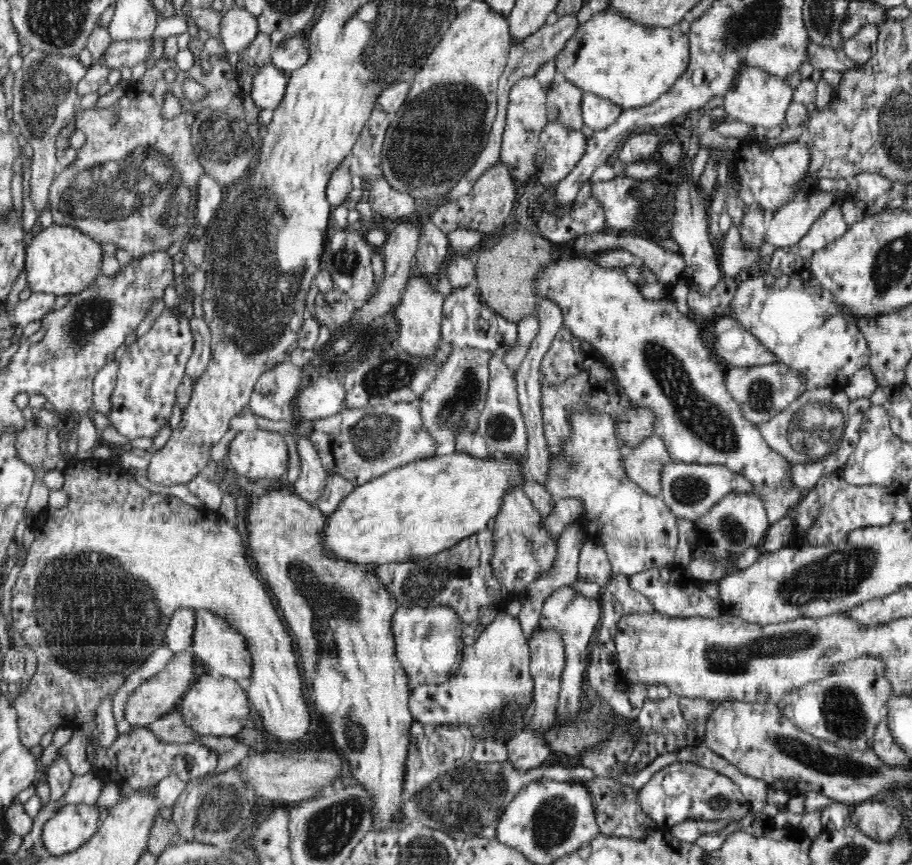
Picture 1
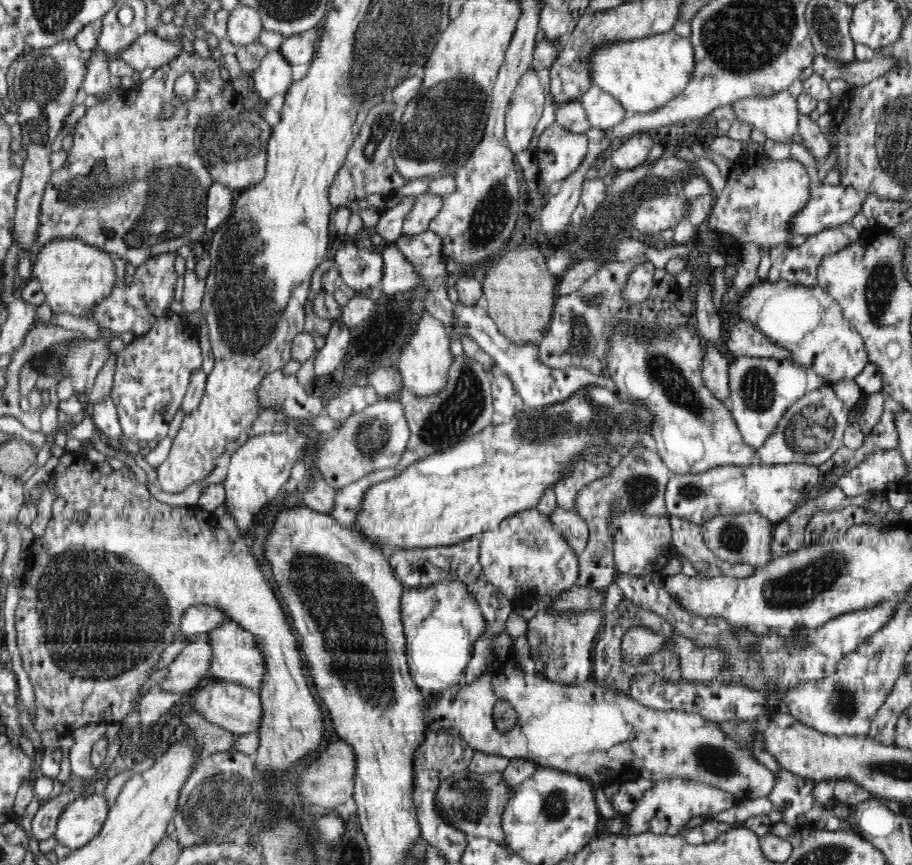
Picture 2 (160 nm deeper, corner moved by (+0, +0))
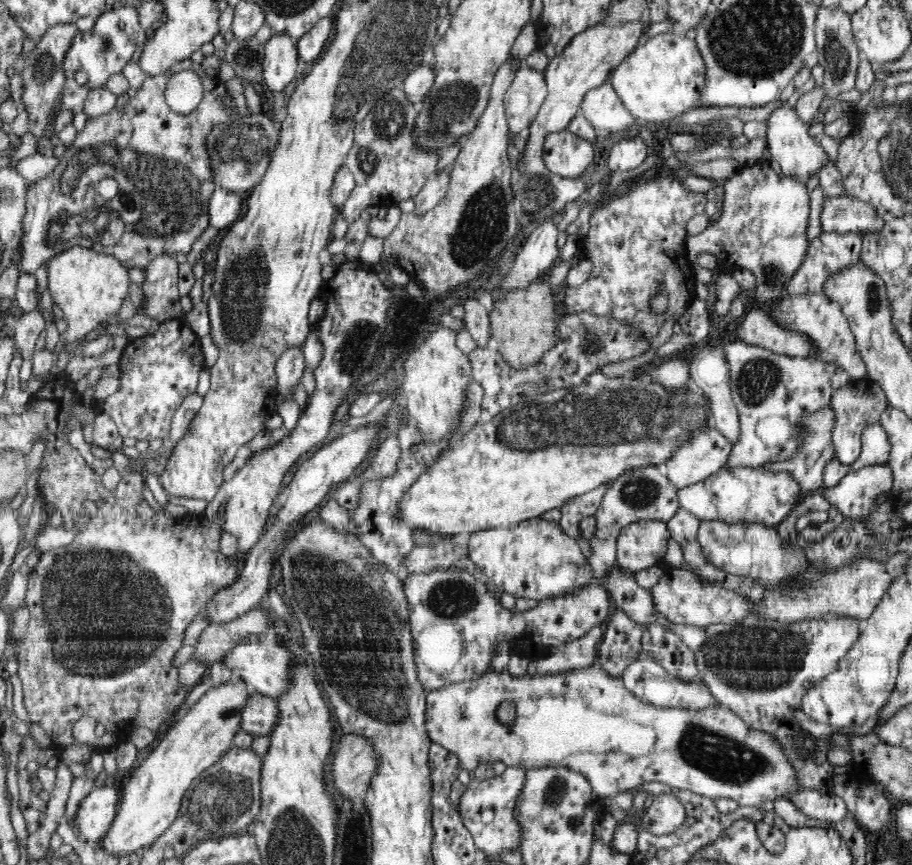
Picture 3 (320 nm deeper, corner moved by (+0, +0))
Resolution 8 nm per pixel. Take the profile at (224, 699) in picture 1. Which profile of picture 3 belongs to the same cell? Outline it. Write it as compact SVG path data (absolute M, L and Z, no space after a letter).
M250 690L240 713L240 728L253 736L268 736L278 722L278 703L272 697Z

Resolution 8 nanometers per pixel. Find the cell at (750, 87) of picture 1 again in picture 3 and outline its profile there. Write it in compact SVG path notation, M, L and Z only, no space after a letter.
M782 105L776 109L765 121L767 148L771 156L778 162L781 172L786 175L797 175L802 182L808 182L812 174L818 174L830 161L830 156L824 147L821 147L818 139L808 133L809 124L805 123L795 109Z

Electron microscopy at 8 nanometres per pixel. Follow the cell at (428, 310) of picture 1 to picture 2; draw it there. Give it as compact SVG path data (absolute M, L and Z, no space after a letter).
M424 312L420 318L420 324L416 328L416 334L408 341L408 346L403 348L400 354L398 366L401 373L403 386L410 390L416 397L434 396L438 394L448 380L448 371L453 364L453 356L450 351L450 336L448 328L444 327L430 313Z

